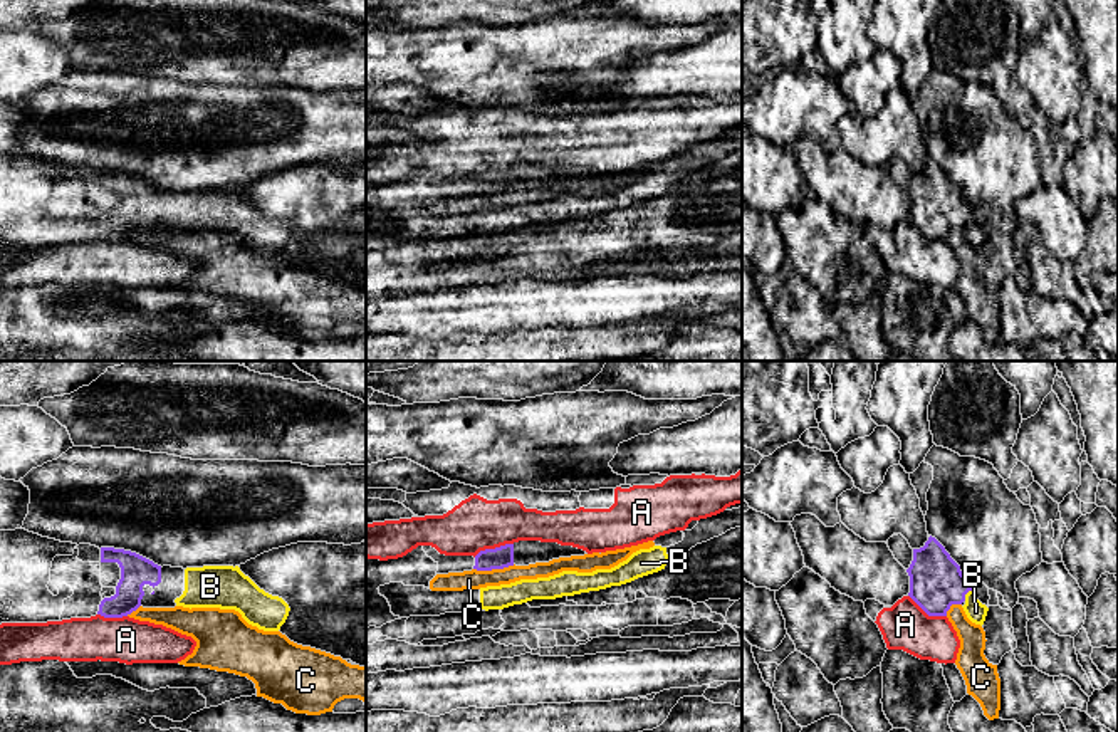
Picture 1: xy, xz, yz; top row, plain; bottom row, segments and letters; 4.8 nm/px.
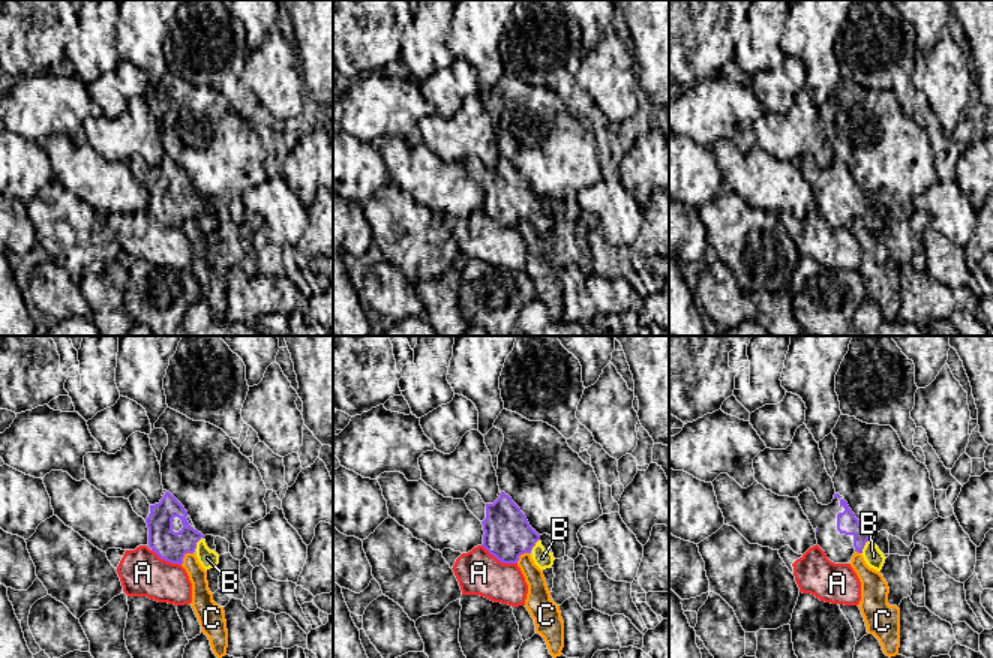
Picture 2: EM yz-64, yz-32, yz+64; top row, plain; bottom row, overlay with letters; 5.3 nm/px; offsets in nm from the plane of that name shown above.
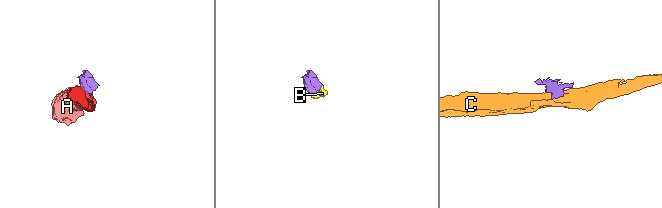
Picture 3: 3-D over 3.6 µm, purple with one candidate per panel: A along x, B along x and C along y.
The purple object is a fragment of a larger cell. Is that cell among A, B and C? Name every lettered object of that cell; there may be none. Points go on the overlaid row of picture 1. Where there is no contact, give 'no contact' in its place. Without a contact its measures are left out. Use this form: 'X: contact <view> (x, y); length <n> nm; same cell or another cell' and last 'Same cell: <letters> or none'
A: contact xz (492, 549); length 200 nm; another cell
B: contact yz (966, 593); length 70 nm; same cell
C: contact xz (494, 568); length 200 nm; another cell
Same cell: B

